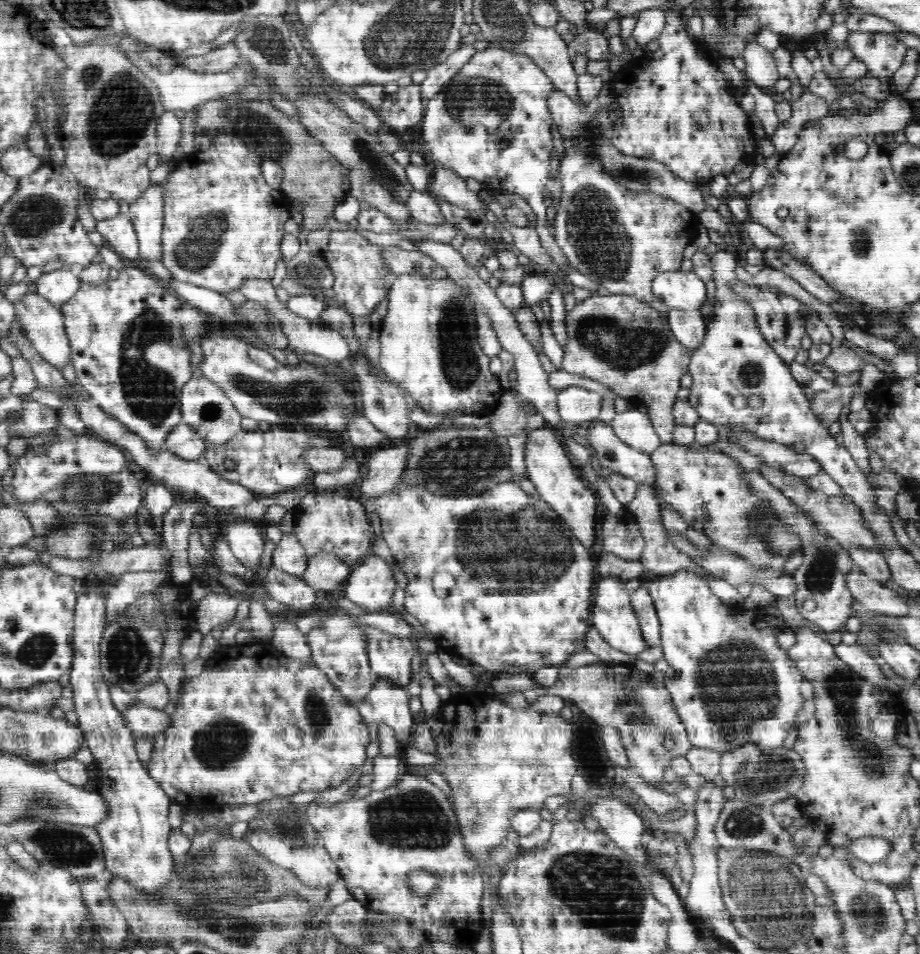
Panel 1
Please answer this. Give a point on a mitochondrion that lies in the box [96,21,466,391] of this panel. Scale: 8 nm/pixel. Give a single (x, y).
(206, 234)

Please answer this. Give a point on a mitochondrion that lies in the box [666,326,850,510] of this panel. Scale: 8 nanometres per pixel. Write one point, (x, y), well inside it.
(752, 374)

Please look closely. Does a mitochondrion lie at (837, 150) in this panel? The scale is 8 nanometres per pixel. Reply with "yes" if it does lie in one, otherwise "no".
no

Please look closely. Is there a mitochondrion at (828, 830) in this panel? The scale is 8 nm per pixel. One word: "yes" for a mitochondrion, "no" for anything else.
no

